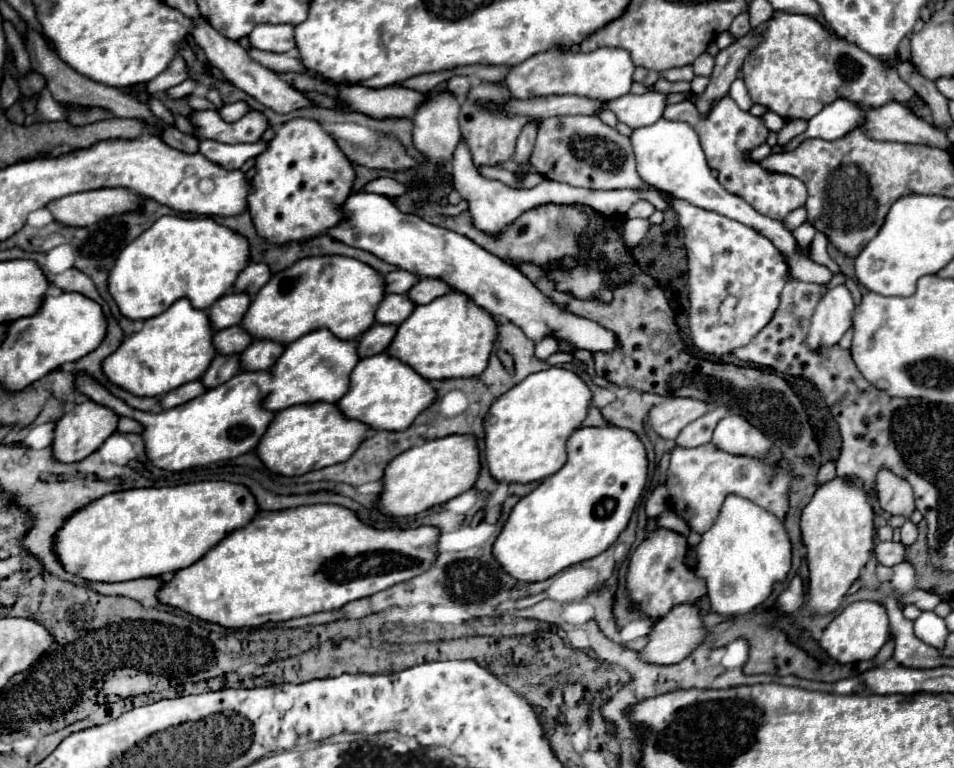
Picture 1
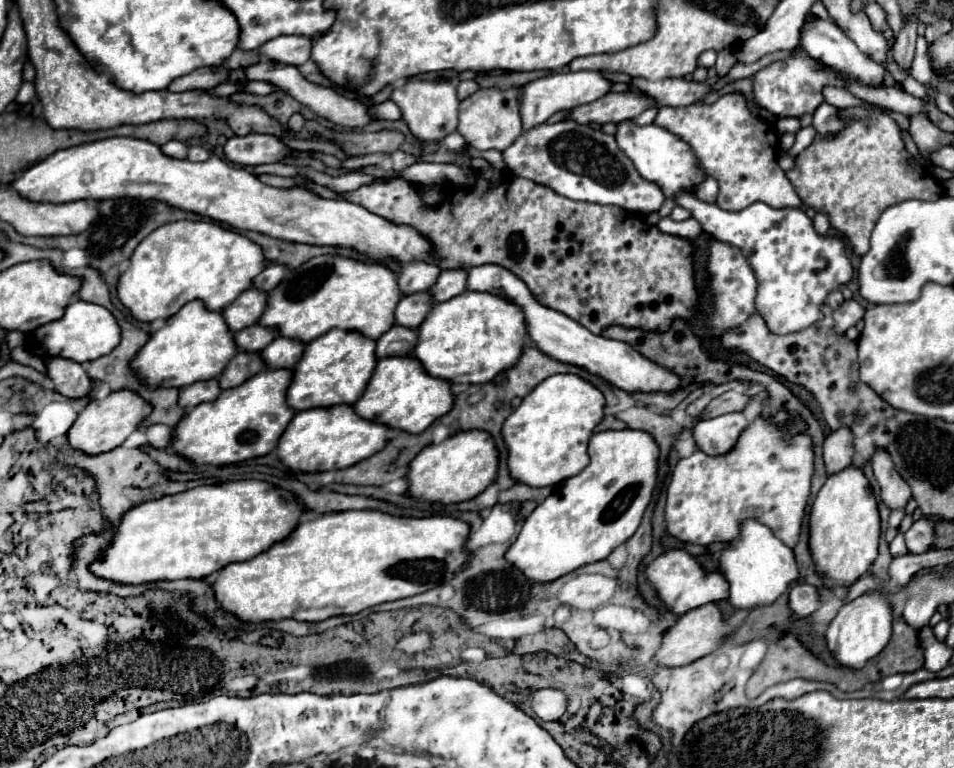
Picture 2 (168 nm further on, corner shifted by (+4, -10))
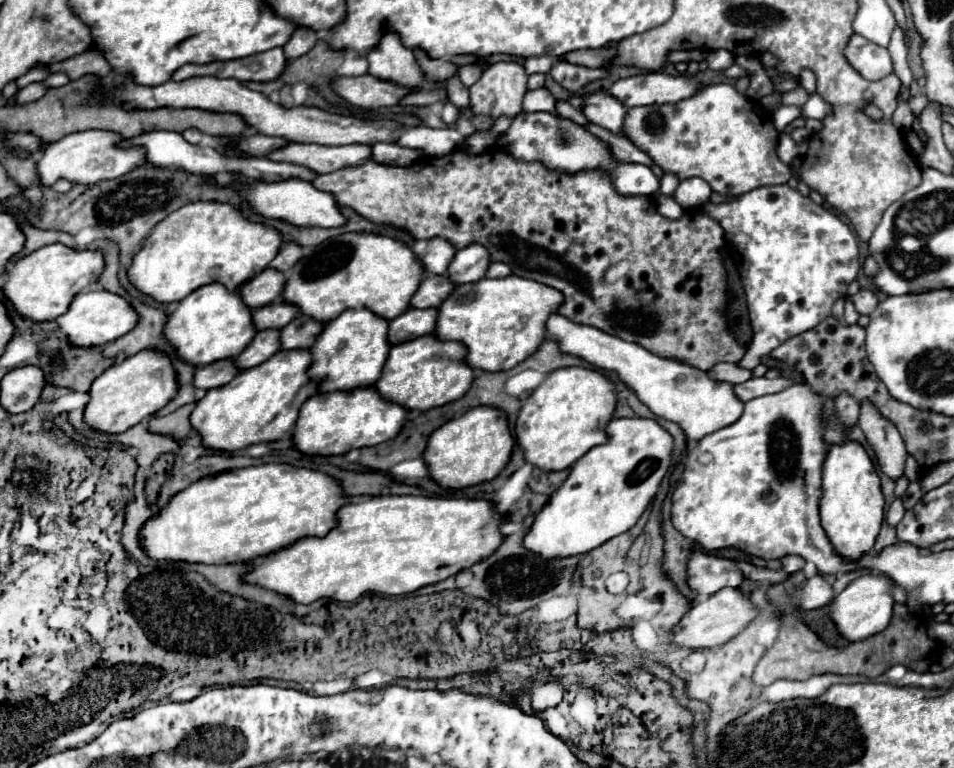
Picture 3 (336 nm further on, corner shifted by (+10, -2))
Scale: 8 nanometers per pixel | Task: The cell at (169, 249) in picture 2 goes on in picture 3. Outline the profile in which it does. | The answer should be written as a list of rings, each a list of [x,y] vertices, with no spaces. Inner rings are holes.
[[[197,201],[157,223],[141,251],[133,257],[129,279],[141,293],[151,295],[159,303],[181,301],[191,291],[215,281],[235,291],[267,269],[281,243],[283,235],[275,227],[249,221],[231,203]]]

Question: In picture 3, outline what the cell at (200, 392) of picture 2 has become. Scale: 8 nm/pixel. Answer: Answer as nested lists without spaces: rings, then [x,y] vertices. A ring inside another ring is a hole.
[[[221,359],[199,367],[193,383],[197,389],[215,389],[221,385],[227,385],[237,373],[239,373],[239,367],[235,365],[235,359]]]

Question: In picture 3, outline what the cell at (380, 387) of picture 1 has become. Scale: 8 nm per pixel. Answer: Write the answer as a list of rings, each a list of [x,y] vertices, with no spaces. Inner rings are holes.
[[[421,335],[417,339],[399,343],[391,349],[387,363],[375,389],[389,401],[399,403],[407,409],[433,409],[451,401],[461,399],[473,379],[475,371],[465,363],[467,347],[459,341],[439,341],[435,335]]]

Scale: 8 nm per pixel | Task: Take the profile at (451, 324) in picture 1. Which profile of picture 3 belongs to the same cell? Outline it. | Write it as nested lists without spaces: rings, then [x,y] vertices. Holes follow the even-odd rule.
[[[509,275],[503,279],[479,279],[475,283],[465,283],[455,287],[455,291],[443,301],[439,307],[439,317],[437,317],[437,327],[435,335],[443,341],[461,341],[467,349],[467,363],[473,369],[483,369],[483,371],[509,371],[527,357],[531,357],[541,343],[545,341],[545,323],[549,315],[557,313],[559,307],[565,303],[565,297],[561,291],[555,287],[537,283],[533,279],[523,279],[517,275]]]

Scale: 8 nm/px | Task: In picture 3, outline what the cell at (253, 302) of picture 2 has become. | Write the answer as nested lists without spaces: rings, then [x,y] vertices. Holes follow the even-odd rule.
[[[267,267],[257,277],[247,281],[245,285],[241,285],[239,293],[251,309],[259,309],[281,297],[285,281],[287,281],[287,277],[281,271]]]

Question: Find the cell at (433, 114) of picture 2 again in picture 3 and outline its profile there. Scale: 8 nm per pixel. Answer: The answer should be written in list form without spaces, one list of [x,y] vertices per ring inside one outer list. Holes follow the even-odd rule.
[[[385,31],[375,49],[367,53],[369,73],[379,79],[389,79],[407,87],[421,89],[425,77],[413,57],[413,51],[407,49],[395,31]]]

